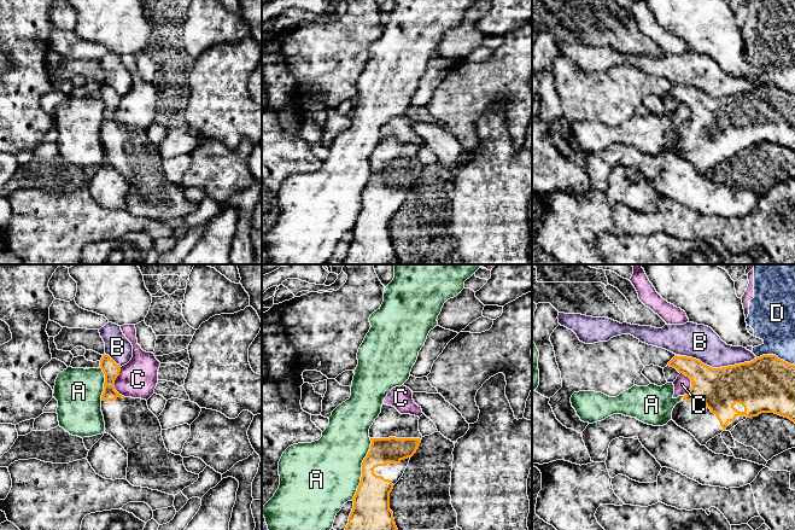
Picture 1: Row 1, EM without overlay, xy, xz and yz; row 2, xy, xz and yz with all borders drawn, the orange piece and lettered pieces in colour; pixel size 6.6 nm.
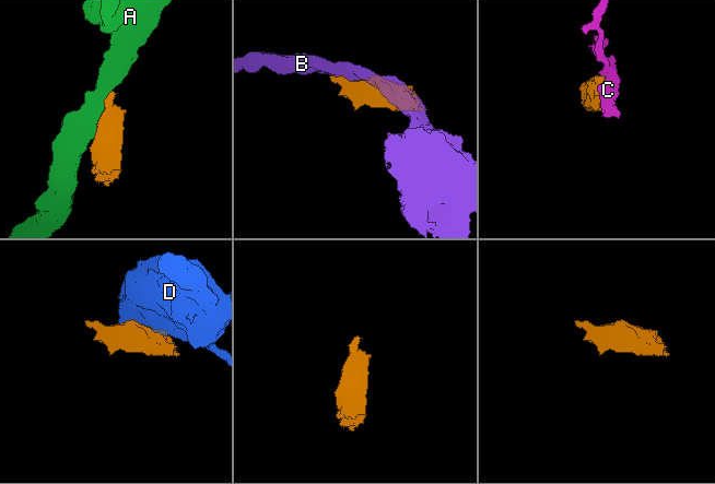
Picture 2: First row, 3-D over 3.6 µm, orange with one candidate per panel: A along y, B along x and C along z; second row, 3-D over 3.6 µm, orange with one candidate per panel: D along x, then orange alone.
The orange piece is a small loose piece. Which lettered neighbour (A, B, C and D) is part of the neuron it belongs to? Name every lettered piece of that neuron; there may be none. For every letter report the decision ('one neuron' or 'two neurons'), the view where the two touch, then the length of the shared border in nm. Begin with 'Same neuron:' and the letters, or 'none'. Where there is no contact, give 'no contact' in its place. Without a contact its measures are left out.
Same neuron: none
A: two neurons | xz | 420 nm
B: two neurons | yz | 500 nm
C: two neurons | xy | 220 nm
D: two neurons | yz | 260 nm

